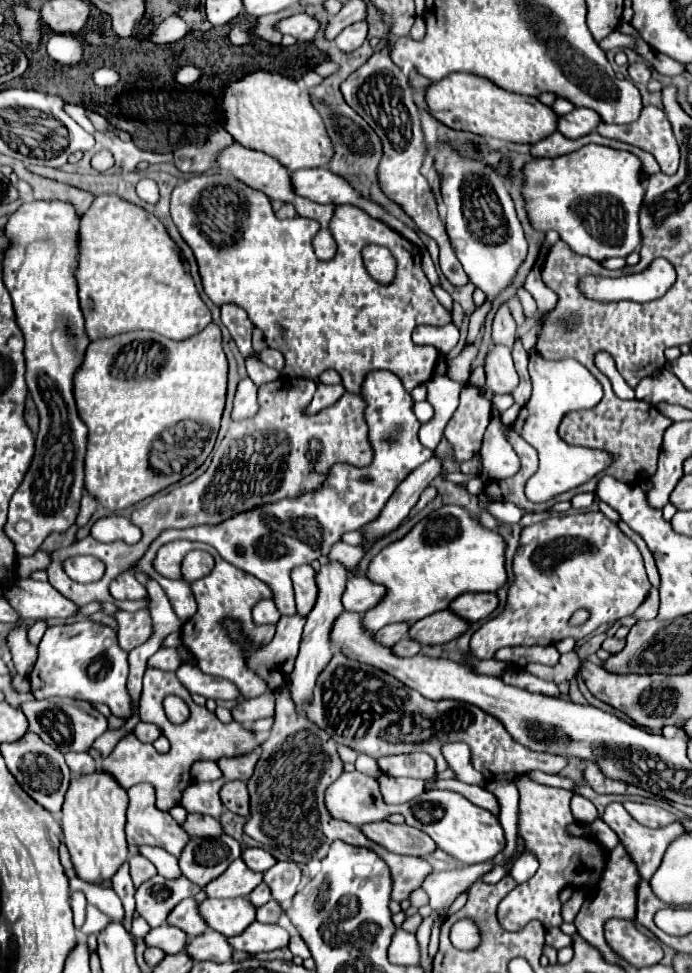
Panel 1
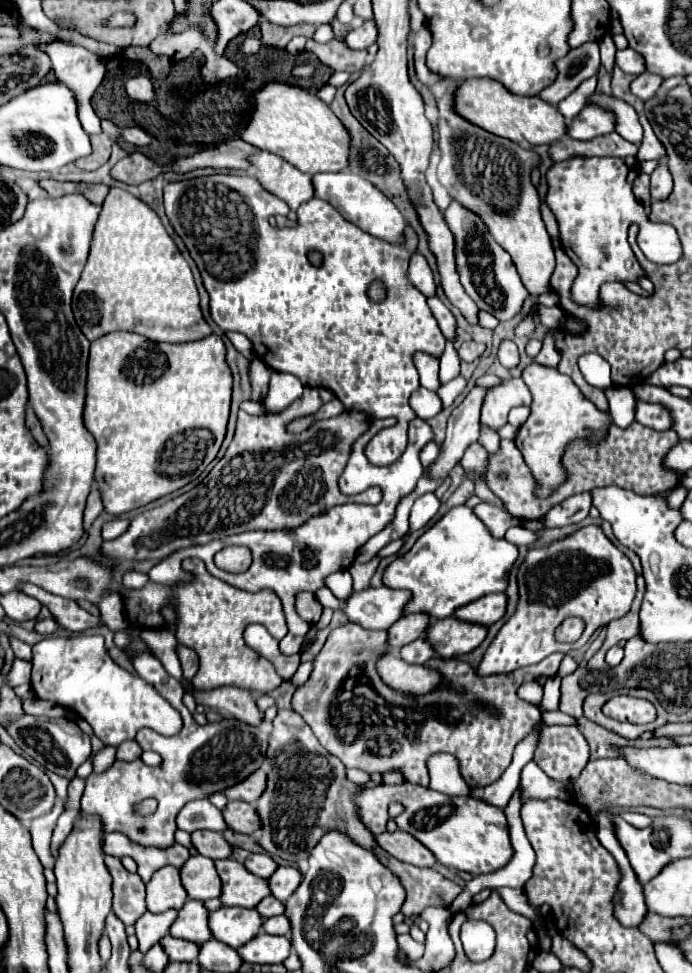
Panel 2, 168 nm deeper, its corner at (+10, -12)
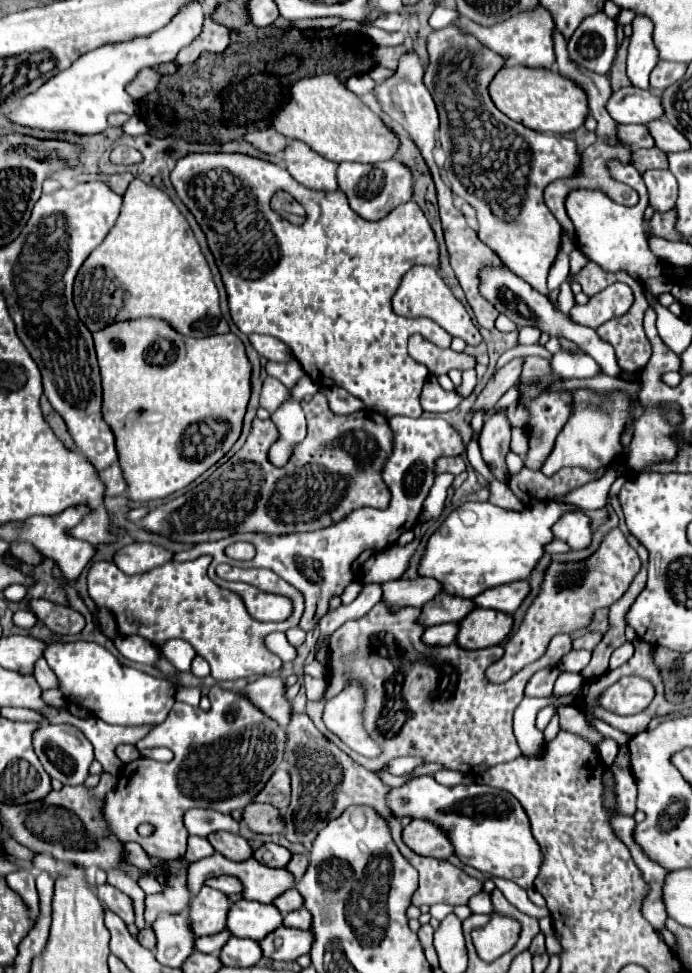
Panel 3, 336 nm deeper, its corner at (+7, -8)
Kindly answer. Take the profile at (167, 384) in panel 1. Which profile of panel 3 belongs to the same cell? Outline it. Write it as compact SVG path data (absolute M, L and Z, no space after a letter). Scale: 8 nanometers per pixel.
M138 318L94 332L94 346L102 376L102 418L114 432L130 500L148 502L182 490L234 446L250 398L250 362L236 334L184 338L162 320Z

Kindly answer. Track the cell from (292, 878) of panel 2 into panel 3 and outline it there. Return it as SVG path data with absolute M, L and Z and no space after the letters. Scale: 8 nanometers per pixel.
M294 854L292 860L286 864L286 868L294 876L294 882L298 882L304 876L306 868L308 868L308 860L304 856L300 856L300 854Z

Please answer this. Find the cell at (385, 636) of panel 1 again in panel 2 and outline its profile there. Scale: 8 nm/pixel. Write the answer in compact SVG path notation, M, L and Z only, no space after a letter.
M407 614L401 620L397 620L389 628L389 646L391 648L403 648L405 644L421 638L427 628L431 626L429 614Z

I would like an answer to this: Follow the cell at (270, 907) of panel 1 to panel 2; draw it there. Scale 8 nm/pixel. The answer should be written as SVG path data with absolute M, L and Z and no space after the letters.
M287 914L267 918L267 920L265 920L265 924L263 924L263 930L265 930L267 934L281 934L281 936L289 936L289 918L287 918Z

